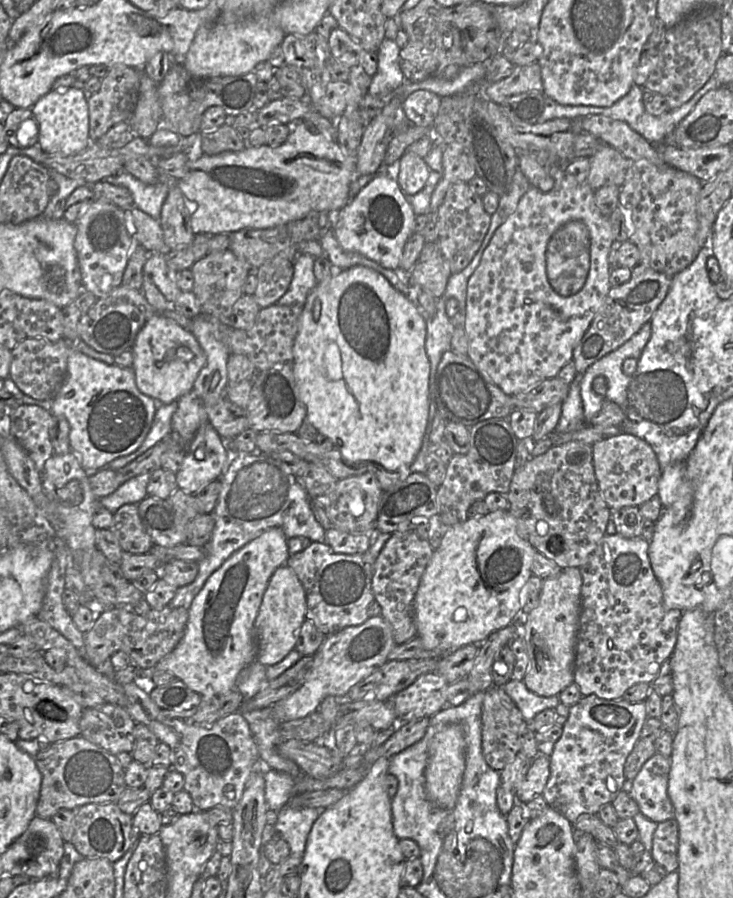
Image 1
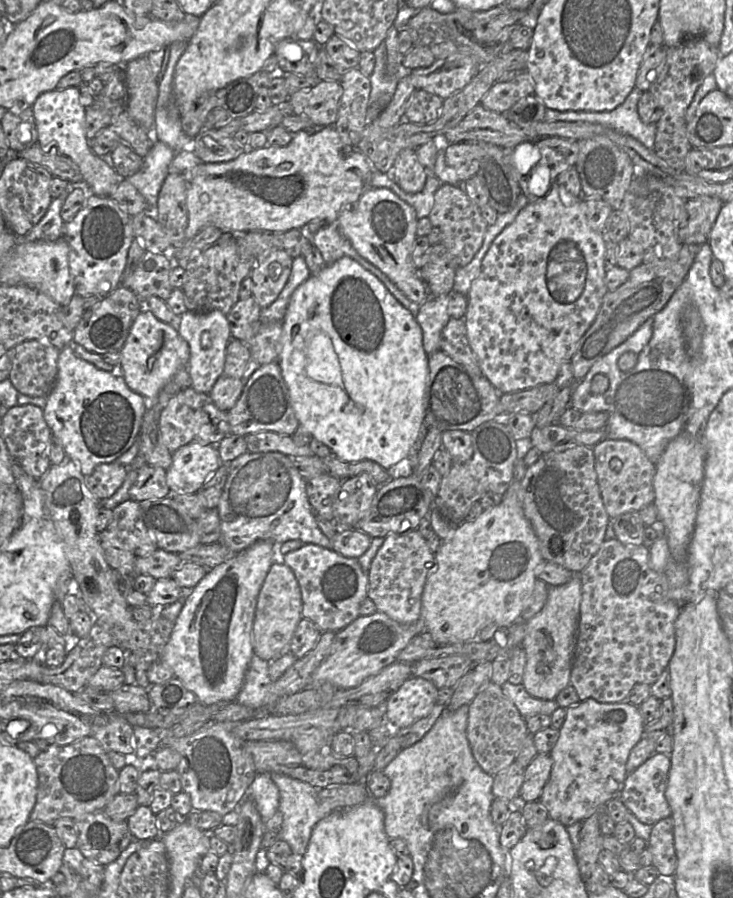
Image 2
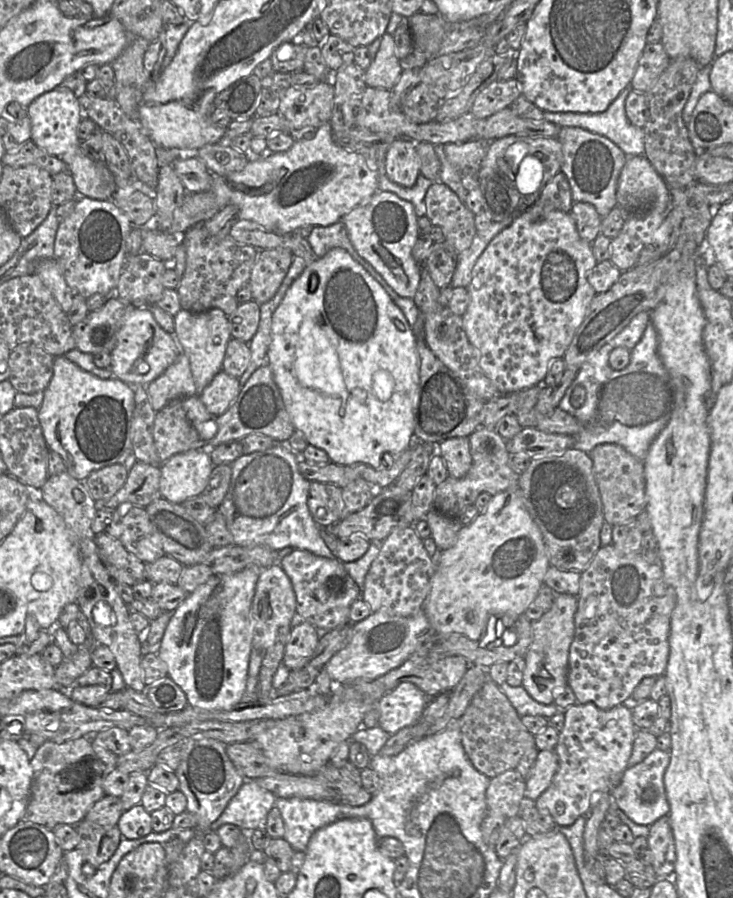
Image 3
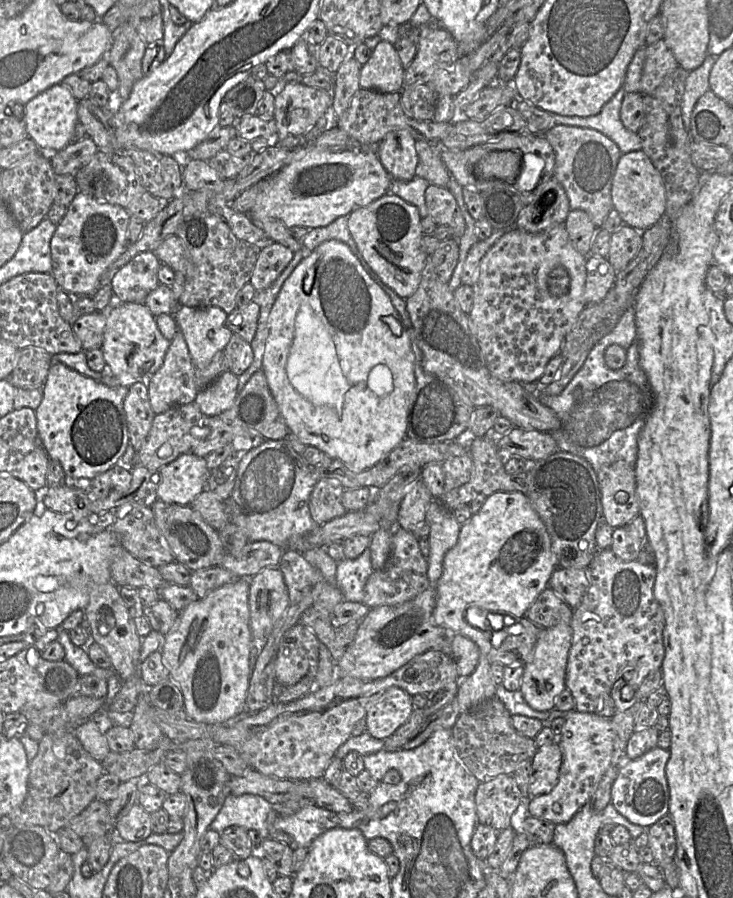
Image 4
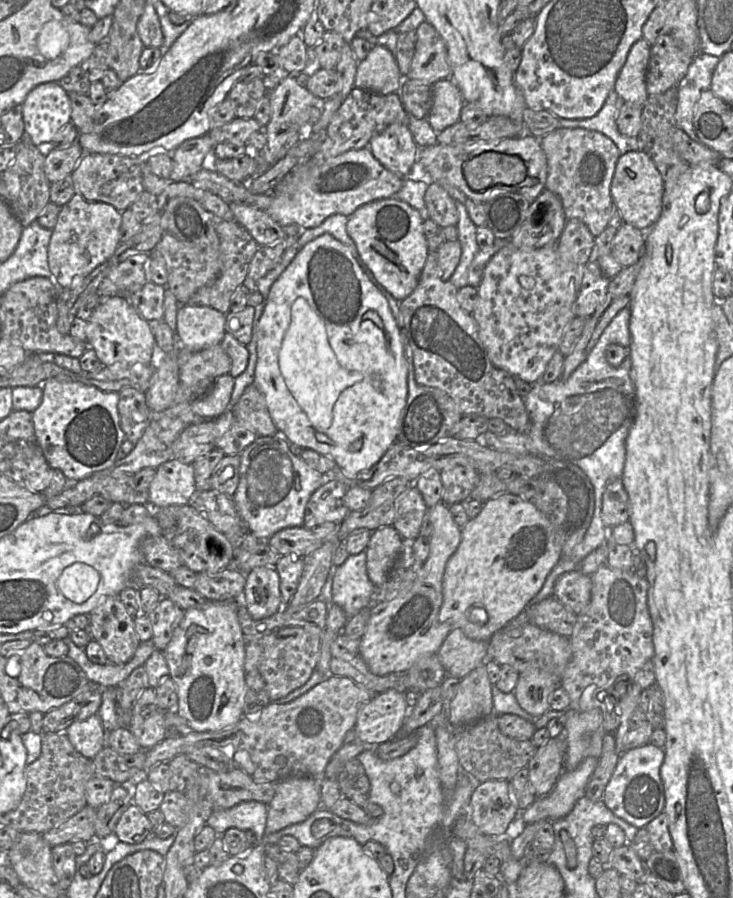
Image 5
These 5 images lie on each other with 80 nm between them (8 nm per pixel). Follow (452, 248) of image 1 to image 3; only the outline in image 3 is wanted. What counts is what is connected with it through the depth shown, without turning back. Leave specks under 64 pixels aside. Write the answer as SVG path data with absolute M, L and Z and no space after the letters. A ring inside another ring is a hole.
M440 181L434 182L425 196L426 216L442 228L445 241L460 254L468 249L477 235L475 215L457 194Z

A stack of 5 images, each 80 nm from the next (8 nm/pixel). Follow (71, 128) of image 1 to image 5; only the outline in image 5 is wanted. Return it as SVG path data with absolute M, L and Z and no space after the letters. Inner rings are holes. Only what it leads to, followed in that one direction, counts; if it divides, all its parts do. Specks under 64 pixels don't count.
M58 82L36 86L22 104L26 138L36 147L53 149L55 137L71 122L69 94Z

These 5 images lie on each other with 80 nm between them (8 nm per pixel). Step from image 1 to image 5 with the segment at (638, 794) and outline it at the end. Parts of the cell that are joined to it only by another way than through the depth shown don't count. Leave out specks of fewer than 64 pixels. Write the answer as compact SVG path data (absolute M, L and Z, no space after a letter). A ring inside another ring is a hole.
M651 743L623 752L605 788L602 797L604 804L617 817L638 829L645 827L664 812L665 794L660 777L663 760L664 750Z

